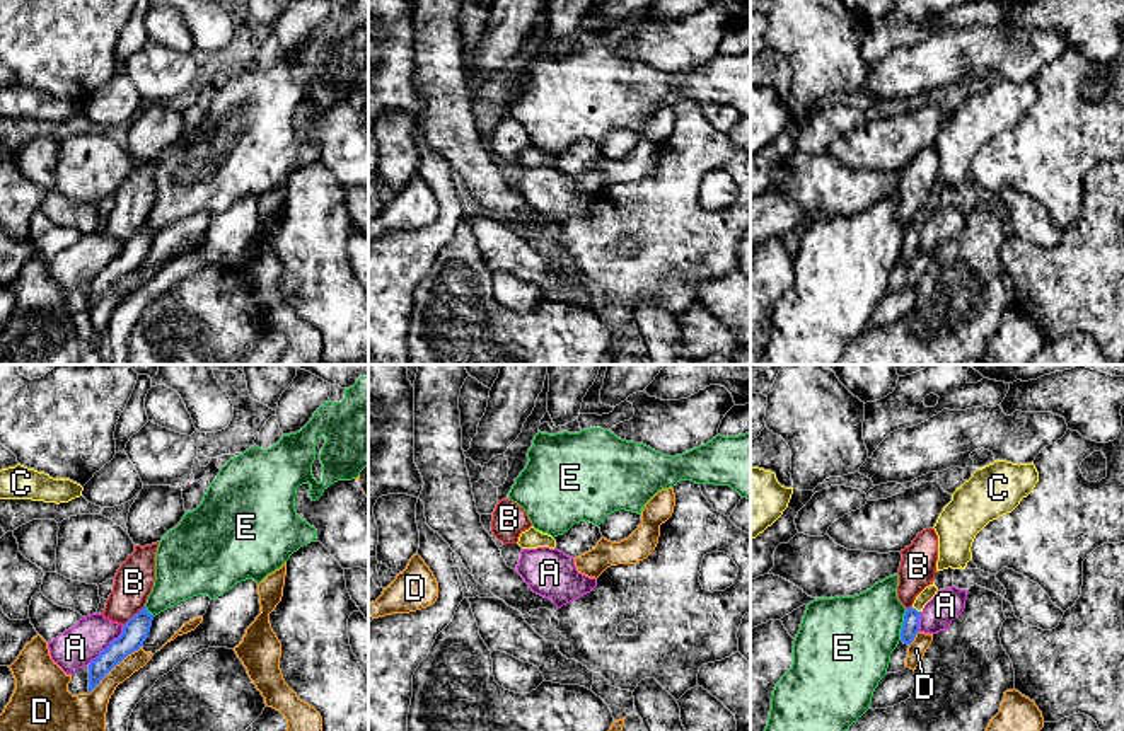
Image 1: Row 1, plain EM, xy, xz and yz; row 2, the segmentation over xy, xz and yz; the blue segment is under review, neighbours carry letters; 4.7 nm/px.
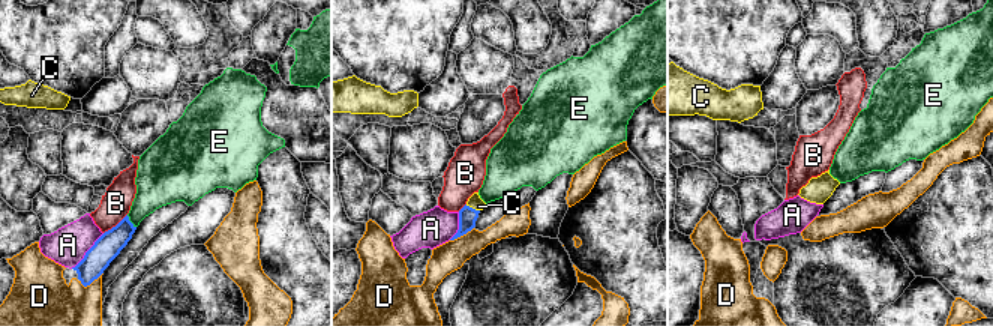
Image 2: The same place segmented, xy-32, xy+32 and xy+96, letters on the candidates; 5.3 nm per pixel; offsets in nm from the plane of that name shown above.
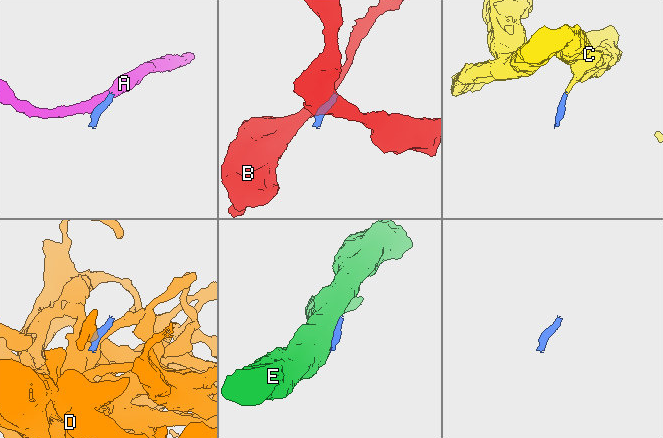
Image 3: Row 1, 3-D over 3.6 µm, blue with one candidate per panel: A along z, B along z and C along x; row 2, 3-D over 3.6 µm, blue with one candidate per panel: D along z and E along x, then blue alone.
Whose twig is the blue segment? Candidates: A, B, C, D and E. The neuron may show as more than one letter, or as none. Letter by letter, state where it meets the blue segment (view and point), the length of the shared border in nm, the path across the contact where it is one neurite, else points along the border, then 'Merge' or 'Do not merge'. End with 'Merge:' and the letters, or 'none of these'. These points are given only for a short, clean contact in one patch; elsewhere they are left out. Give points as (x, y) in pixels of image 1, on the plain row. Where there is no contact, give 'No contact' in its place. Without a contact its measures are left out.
A: Touches blue at xy (108, 264). Shared border 260 nm. Boundary: xy (125, 244), (89, 283). Do not merge
B: Touches blue at xy (133, 234). Shared border 140 nm. Boundary: xy (144, 224), (123, 242). Do not merge
C: Touches blue at yz (915, 227). Shared border 50 nm. Path across: yz (911, 235), (915, 227), (928, 210). Merge
D: Touches blue at xy (113, 285). Shared border 340 nm. Do not merge
E: Touches blue at yz (903, 242). Shared border 160 nm. Do not merge
Merge: C

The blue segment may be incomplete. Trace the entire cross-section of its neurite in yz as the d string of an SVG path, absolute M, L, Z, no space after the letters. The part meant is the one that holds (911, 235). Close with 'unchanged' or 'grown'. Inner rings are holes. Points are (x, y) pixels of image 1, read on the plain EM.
M935 199L926 204L914 218L914 222L906 227L904 240L901 247L901 259L904 262L911 262L919 250L919 235L924 227L924 223L936 213L938 206L935 204Z; grown

